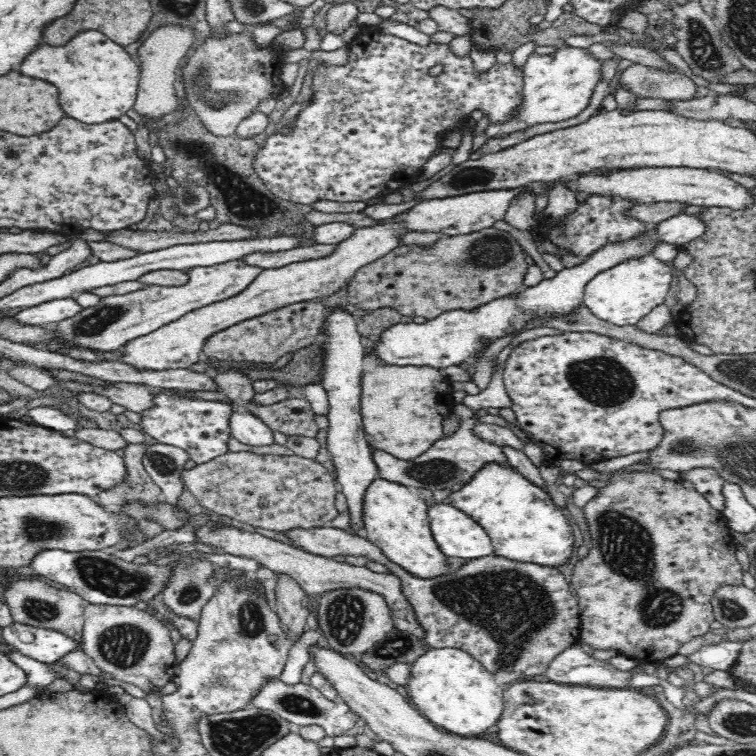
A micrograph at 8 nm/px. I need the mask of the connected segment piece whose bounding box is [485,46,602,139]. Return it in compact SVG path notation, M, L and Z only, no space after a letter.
M555 48L549 56L539 56L534 52L530 54L525 66L522 88L522 104L518 106L504 122L490 123L485 130L486 138L500 138L512 132L528 130L536 124L546 122L562 122L587 108L591 102L593 91L602 80L601 62L586 49L580 48Z

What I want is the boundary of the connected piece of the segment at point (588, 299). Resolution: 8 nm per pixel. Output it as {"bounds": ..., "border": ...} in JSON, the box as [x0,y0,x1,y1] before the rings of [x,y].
{"bounds":[583,252,672,326],"border":[[[652,252],[629,258],[599,272],[585,284],[583,305],[600,320],[614,326],[634,325],[666,300],[672,282],[672,264],[658,260]]]}

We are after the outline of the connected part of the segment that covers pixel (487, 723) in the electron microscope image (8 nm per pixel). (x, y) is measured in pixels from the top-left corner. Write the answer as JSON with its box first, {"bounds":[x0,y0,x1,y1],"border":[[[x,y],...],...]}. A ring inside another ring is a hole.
{"bounds":[406,648,504,737],"border":[[[454,648],[431,649],[419,656],[411,664],[411,673],[406,685],[410,700],[430,722],[440,728],[463,737],[488,734],[487,729],[497,724],[504,708],[502,688],[496,683],[494,675],[480,661],[468,652]]]}

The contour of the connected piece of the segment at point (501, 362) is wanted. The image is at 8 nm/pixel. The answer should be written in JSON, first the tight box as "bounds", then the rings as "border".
{"bounds":[463,345,514,410],"border":[[[511,345],[503,348],[495,359],[495,369],[493,370],[493,376],[488,384],[486,390],[480,391],[476,395],[466,395],[463,399],[463,405],[471,408],[472,410],[482,410],[492,408],[511,408],[511,400],[508,396],[505,385],[503,384],[503,368],[505,367],[505,361],[507,360],[510,352],[514,347]]]}

